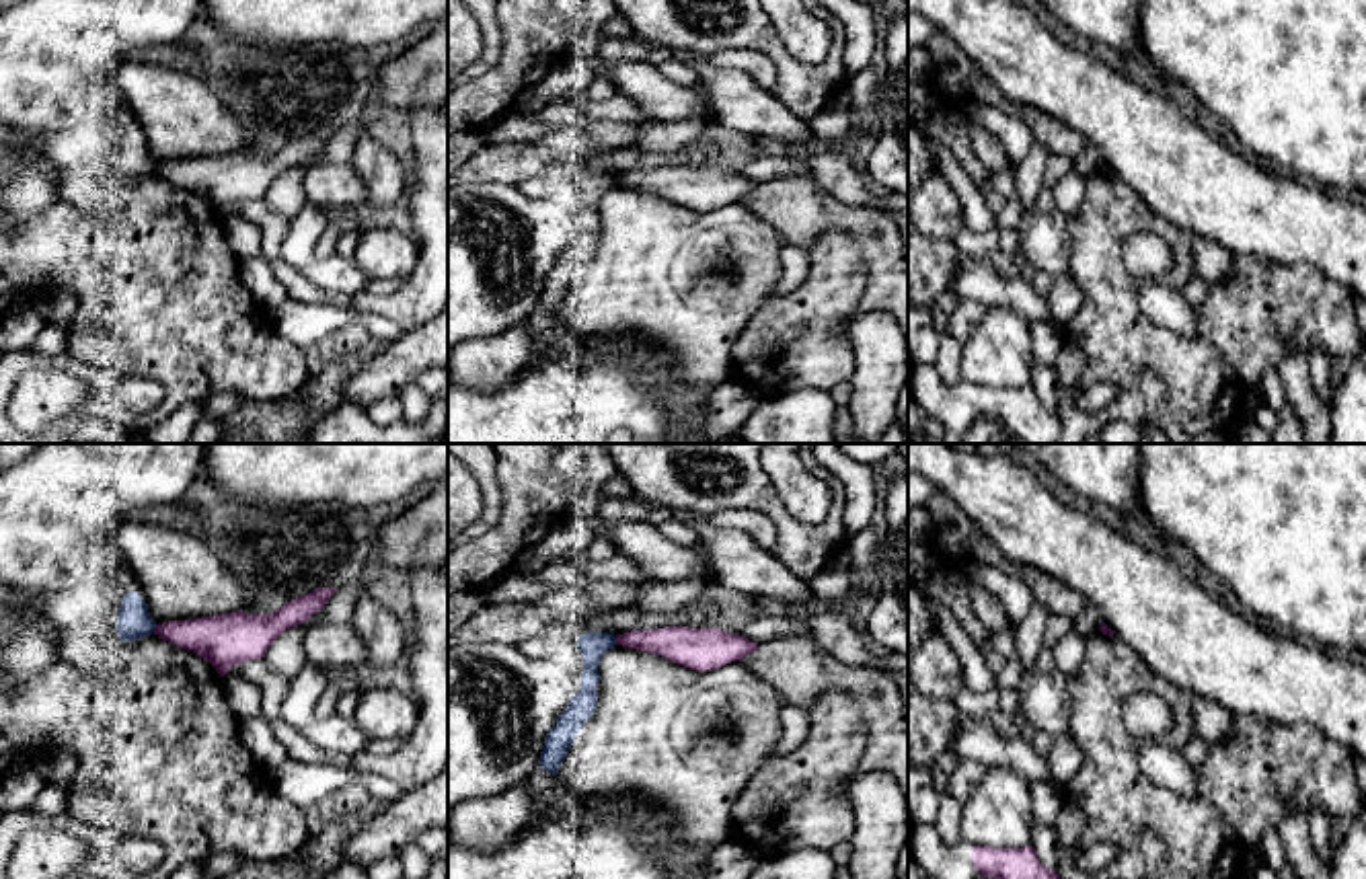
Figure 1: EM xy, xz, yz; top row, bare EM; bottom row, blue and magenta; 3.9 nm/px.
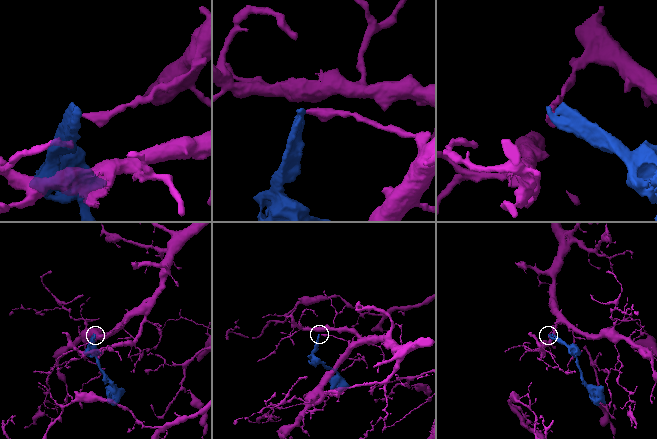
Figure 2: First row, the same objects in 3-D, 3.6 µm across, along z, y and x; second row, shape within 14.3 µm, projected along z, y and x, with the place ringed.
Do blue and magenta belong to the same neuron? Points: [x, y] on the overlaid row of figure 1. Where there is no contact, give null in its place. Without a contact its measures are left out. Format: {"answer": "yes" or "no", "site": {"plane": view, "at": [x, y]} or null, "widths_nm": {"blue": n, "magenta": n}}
{"answer": "no", "site": {"plane": "xz", "at": [615, 639]}, "widths_nm": {"blue": 110, "magenta": 140}}

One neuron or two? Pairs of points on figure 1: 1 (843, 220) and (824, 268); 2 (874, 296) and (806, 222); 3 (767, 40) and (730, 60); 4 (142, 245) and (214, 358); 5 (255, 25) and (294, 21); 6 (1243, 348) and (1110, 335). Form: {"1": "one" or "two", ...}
{"1": "two", "2": "one", "3": "two", "4": "one", "5": "one", "6": "two"}

